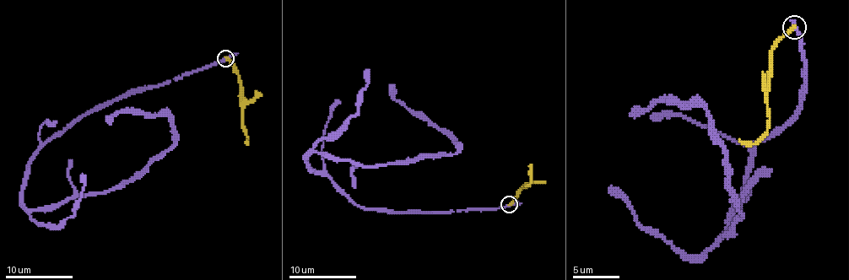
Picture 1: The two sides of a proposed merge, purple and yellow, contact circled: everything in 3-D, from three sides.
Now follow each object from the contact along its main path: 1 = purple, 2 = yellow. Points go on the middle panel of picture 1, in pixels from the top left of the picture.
1: (510, 205), (362, 208), (311, 168), (311, 153), (360, 166), (457, 151), (452, 137), (399, 103), (389, 84)
2: (510, 205), (527, 186), (530, 164)

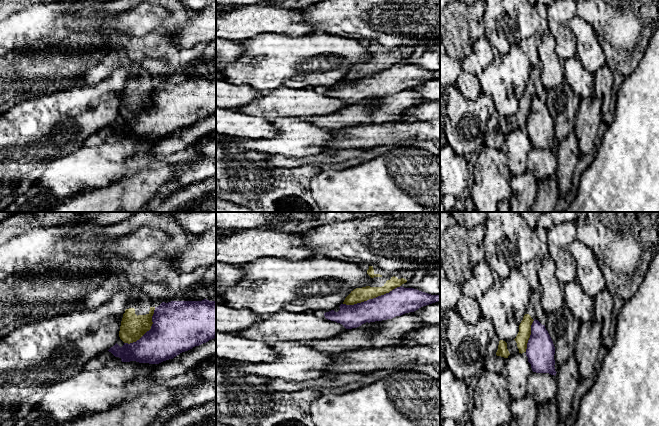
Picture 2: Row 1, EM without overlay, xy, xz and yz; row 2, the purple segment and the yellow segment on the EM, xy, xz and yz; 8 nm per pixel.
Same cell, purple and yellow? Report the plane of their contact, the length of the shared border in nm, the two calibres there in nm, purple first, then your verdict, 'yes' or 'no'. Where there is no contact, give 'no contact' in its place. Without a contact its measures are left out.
meets purple in xz; contact 480 nm long; 220 nm thick on the purple side, 120 nm on the other; no

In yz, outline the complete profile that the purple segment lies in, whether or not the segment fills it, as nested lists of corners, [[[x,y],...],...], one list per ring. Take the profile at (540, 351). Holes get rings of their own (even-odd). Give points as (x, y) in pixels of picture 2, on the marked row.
[[[534,319],[526,349],[526,356],[532,371],[555,376],[557,372],[554,367],[554,354],[555,347],[545,325]]]

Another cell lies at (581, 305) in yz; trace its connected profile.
[[[577,279],[562,284],[565,306],[581,323],[594,320],[594,300],[582,289]]]

